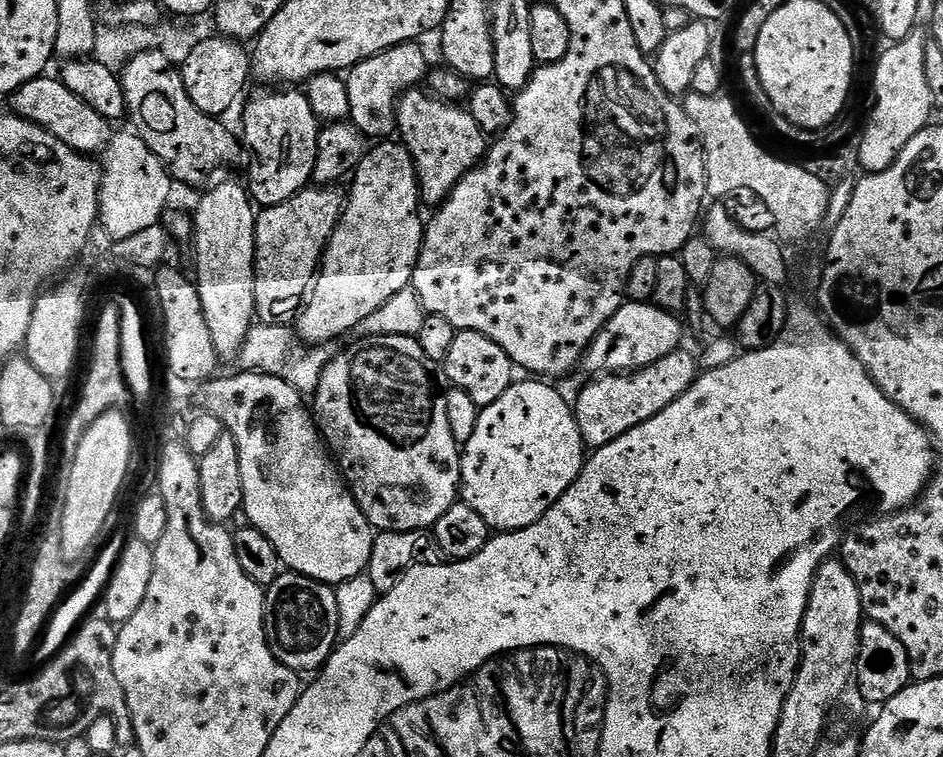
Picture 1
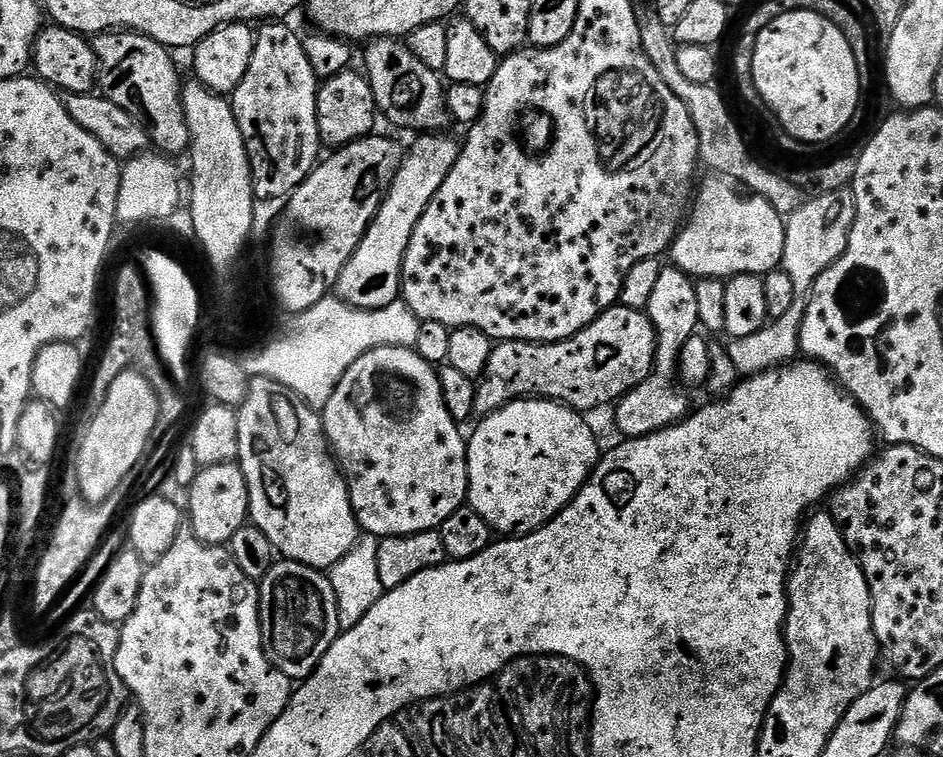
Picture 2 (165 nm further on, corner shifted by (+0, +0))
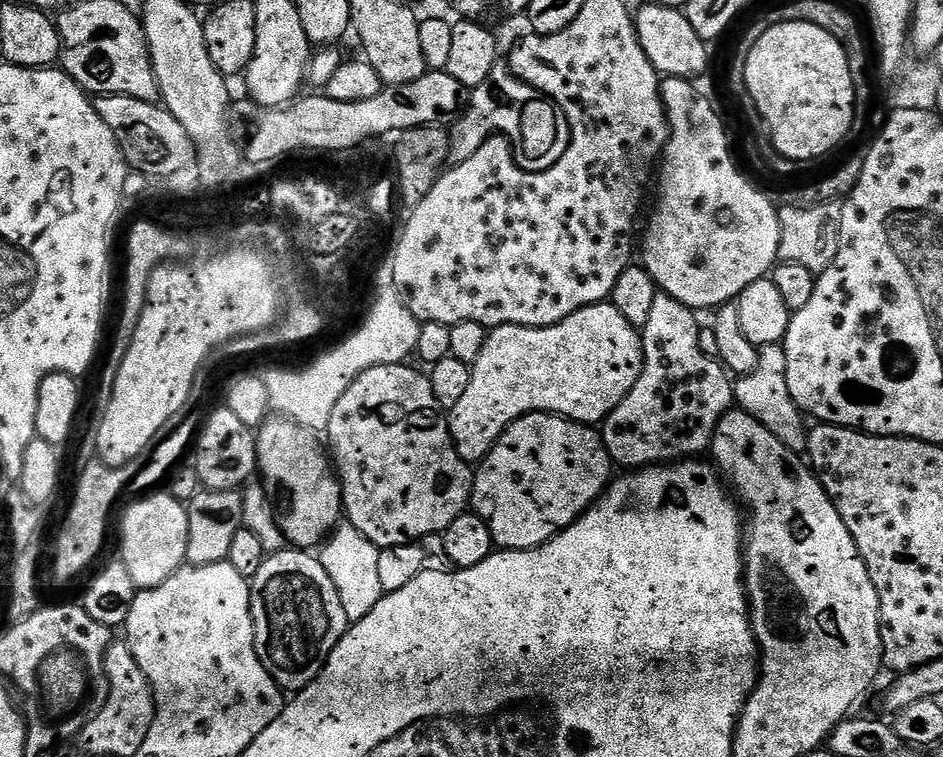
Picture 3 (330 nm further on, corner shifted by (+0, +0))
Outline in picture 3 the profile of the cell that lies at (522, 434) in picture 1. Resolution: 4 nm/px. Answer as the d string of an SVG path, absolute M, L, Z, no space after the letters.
M532 412L509 426L475 469L471 511L482 517L497 549L536 548L564 531L604 495L614 465L595 427L546 412Z

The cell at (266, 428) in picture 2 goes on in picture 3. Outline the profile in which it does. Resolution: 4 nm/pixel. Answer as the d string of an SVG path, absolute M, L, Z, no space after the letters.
M269 418L256 432L256 467L264 493L268 495L285 541L300 550L312 550L323 545L342 520L344 497L340 495L340 481L325 449L322 444L320 449L316 440L319 440L317 433L287 418Z

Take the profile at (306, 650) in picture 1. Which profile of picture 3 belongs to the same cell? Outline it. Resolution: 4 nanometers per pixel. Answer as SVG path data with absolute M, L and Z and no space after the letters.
M308 550L265 555L250 587L258 658L285 693L300 692L323 670L328 655L350 627L338 590L322 562Z

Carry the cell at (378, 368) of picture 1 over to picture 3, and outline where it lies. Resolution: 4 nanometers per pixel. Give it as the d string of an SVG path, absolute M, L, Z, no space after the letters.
M407 363L383 364L374 366L358 376L346 390L346 394L338 398L338 406L334 406L334 414L330 414L330 422L326 429L329 444L327 447L330 449L334 471L340 481L340 495L344 497L343 515L347 523L353 524L360 533L370 538L370 542L374 542L381 550L393 548L399 544L414 544L423 540L425 536L443 534L450 526L450 522L454 522L454 518L458 518L466 511L472 498L473 469L458 455L456 447L452 445L452 436L448 433L448 422L445 413L434 398L432 383L428 381L423 371L415 372L414 369L408 367Z

